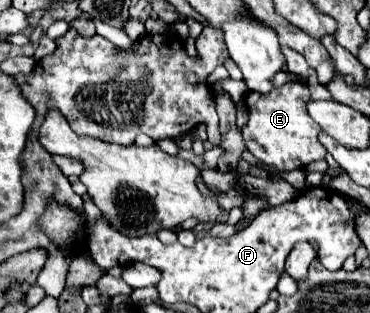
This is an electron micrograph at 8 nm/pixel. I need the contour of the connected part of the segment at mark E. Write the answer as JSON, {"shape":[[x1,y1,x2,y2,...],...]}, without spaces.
{"shape":[[285,84,275,88,275,94,255,94,247,96,249,120,243,126,243,138,247,150,269,166,277,166,279,170,297,170,305,168,315,160,323,160,327,150,317,140,321,128,309,118,305,110,305,102,309,100,309,88,301,88,301,84]]}

